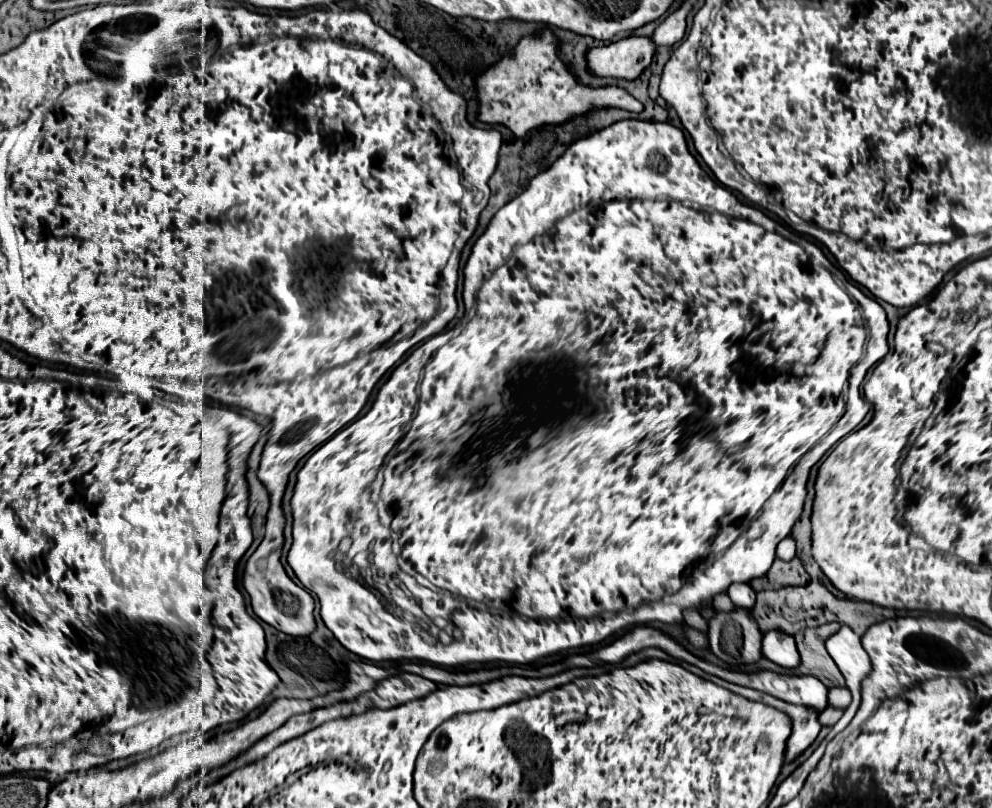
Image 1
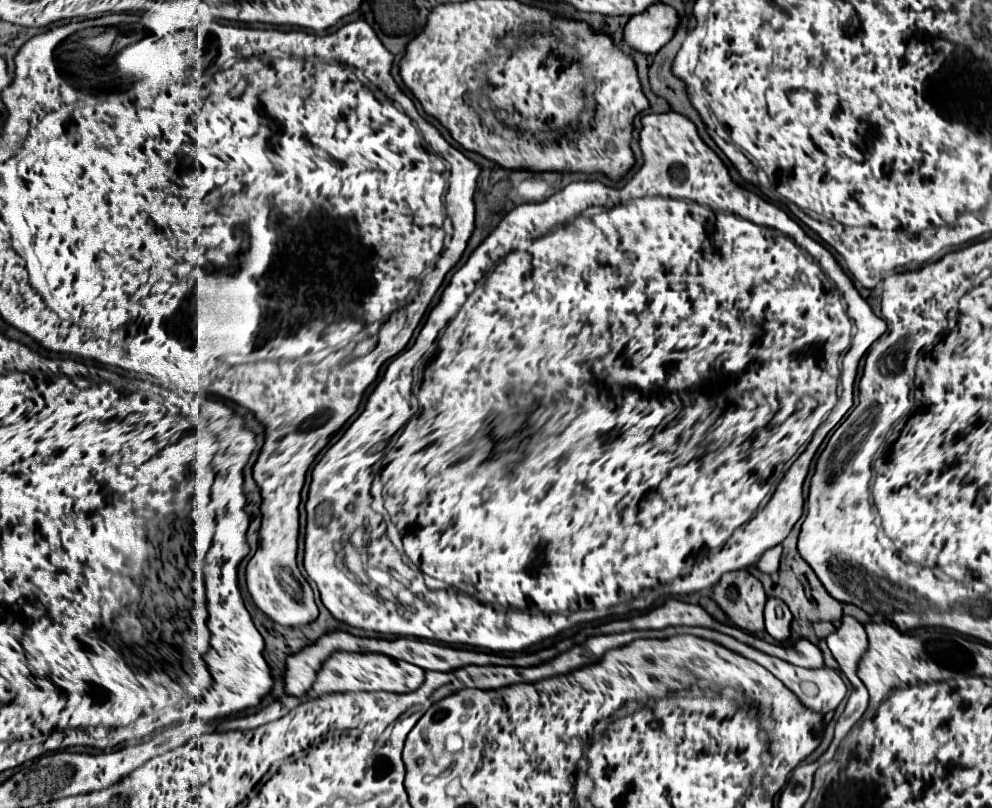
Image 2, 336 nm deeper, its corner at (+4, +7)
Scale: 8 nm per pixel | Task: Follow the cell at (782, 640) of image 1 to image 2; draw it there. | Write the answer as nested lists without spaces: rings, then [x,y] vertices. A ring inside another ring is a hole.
[[[769,597],[764,607],[765,630],[777,641],[785,641],[791,629],[791,611],[789,607],[775,597]]]

